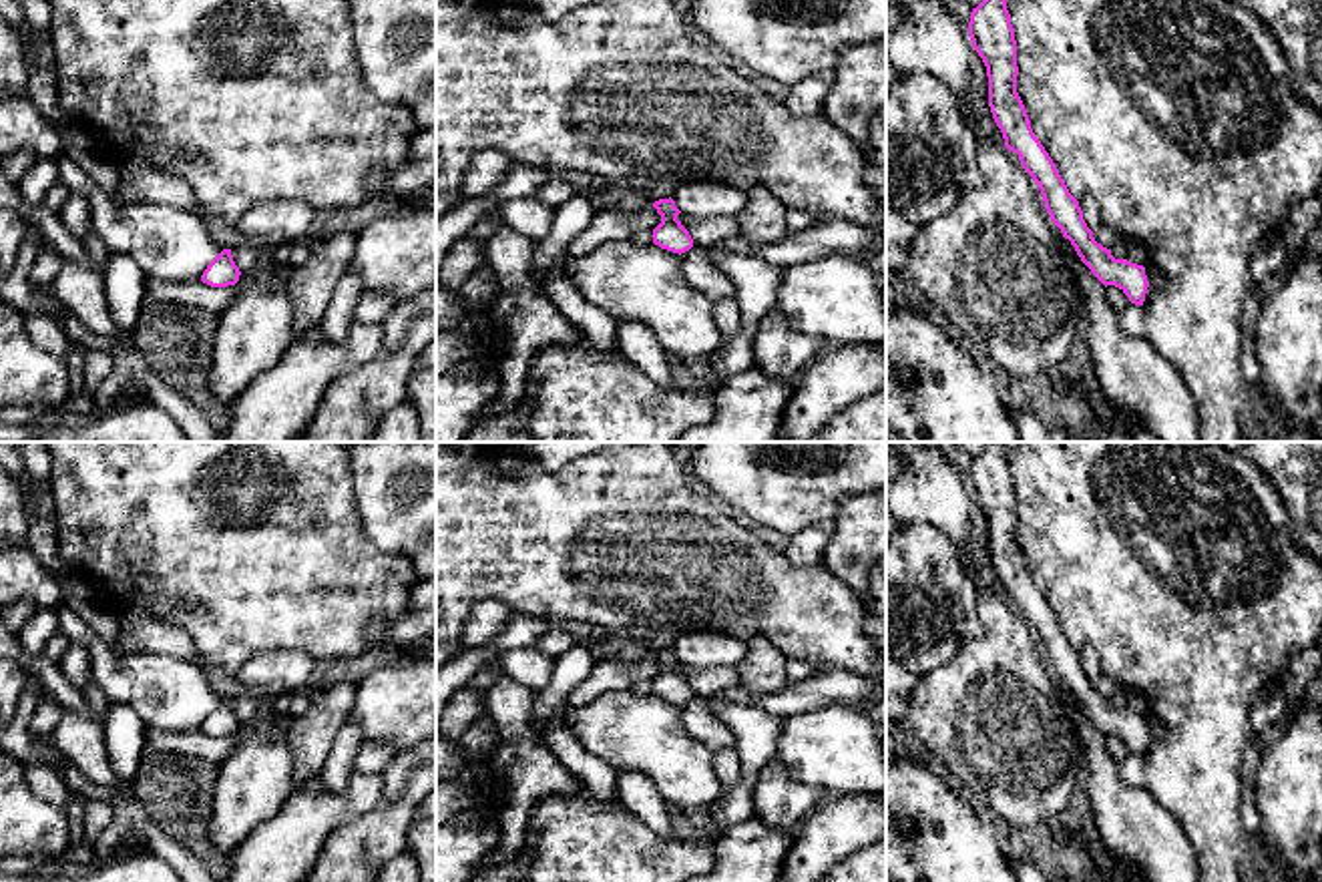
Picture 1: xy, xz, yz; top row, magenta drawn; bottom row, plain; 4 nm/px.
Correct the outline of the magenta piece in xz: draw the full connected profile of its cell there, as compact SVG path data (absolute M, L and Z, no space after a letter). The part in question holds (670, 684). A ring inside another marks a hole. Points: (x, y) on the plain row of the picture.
M671 647L659 649L653 657L661 665L661 673L653 679L653 693L679 705L689 701L693 697L693 689L677 669L681 661L675 657L675 651Z

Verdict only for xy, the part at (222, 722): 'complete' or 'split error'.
complete

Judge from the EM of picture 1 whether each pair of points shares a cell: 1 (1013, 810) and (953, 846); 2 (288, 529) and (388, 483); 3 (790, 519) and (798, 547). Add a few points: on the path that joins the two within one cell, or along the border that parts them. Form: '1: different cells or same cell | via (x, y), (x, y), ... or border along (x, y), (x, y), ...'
1: different cells | border along (993, 818), (997, 824)
2: different cells | border along (348, 463), (354, 505), (364, 535), (372, 543)
3: different cells | border along (832, 519), (820, 525), (806, 525), (788, 537)

